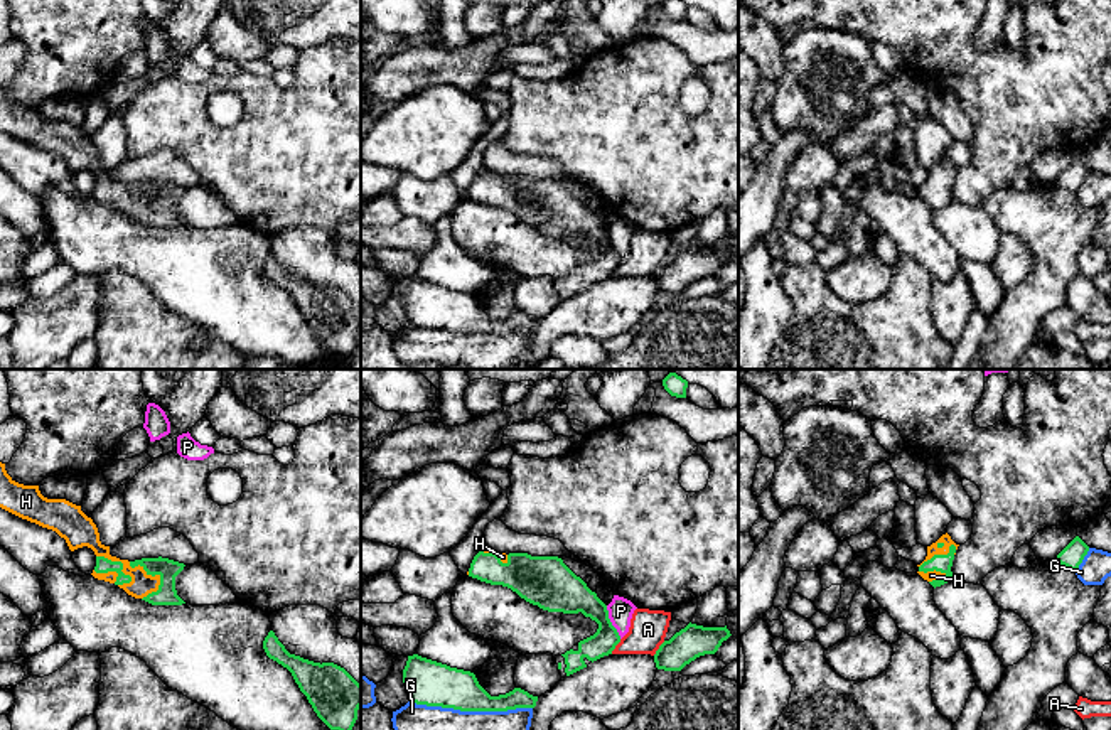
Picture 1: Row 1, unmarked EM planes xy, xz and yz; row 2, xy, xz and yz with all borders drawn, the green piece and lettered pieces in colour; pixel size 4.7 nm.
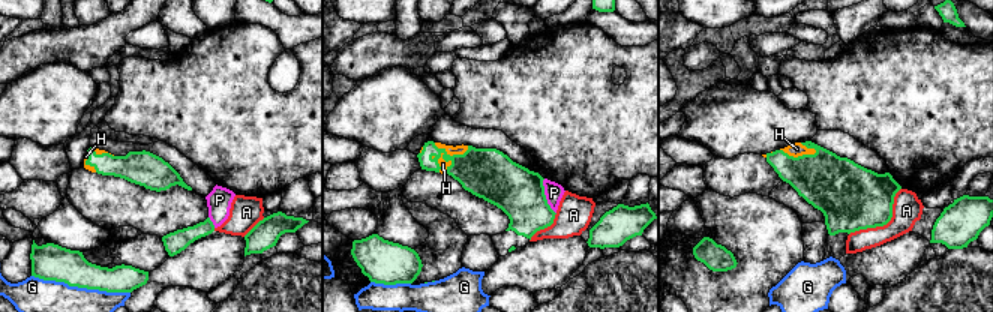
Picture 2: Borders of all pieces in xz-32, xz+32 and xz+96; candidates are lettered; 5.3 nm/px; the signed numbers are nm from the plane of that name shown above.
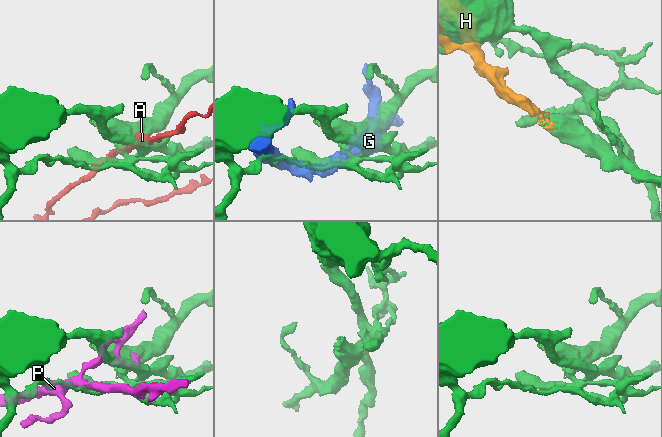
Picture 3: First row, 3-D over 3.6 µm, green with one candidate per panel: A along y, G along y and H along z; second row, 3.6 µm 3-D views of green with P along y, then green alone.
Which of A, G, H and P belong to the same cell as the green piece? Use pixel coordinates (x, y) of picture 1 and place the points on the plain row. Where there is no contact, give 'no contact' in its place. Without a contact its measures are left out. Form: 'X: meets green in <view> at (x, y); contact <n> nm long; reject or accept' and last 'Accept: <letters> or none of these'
A: meets green in xz at (616, 267); contact 90 nm long; reject
G: meets green in xz at (471, 332); contact 600 nm long; reject
H: meets green in xy at (149, 196); contact 200 nm long; reject
P: meets green in xz at (611, 245); contact 180 nm long; reject
Accept: none of these

